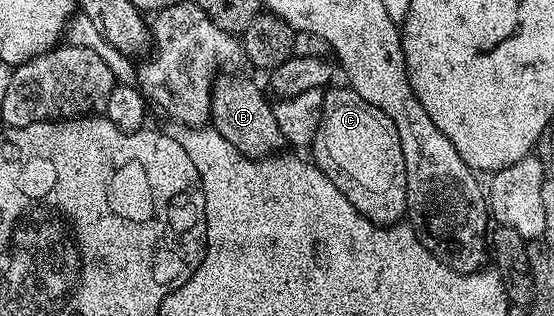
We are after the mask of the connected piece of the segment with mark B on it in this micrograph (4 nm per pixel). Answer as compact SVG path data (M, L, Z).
M220 74L212 86L212 101L210 108L211 127L216 129L234 150L252 160L262 160L266 156L279 153L280 147L285 147L286 141L282 130L278 130L278 122L274 119L274 110L269 97L260 93L260 88L252 80L247 80L240 74Z

